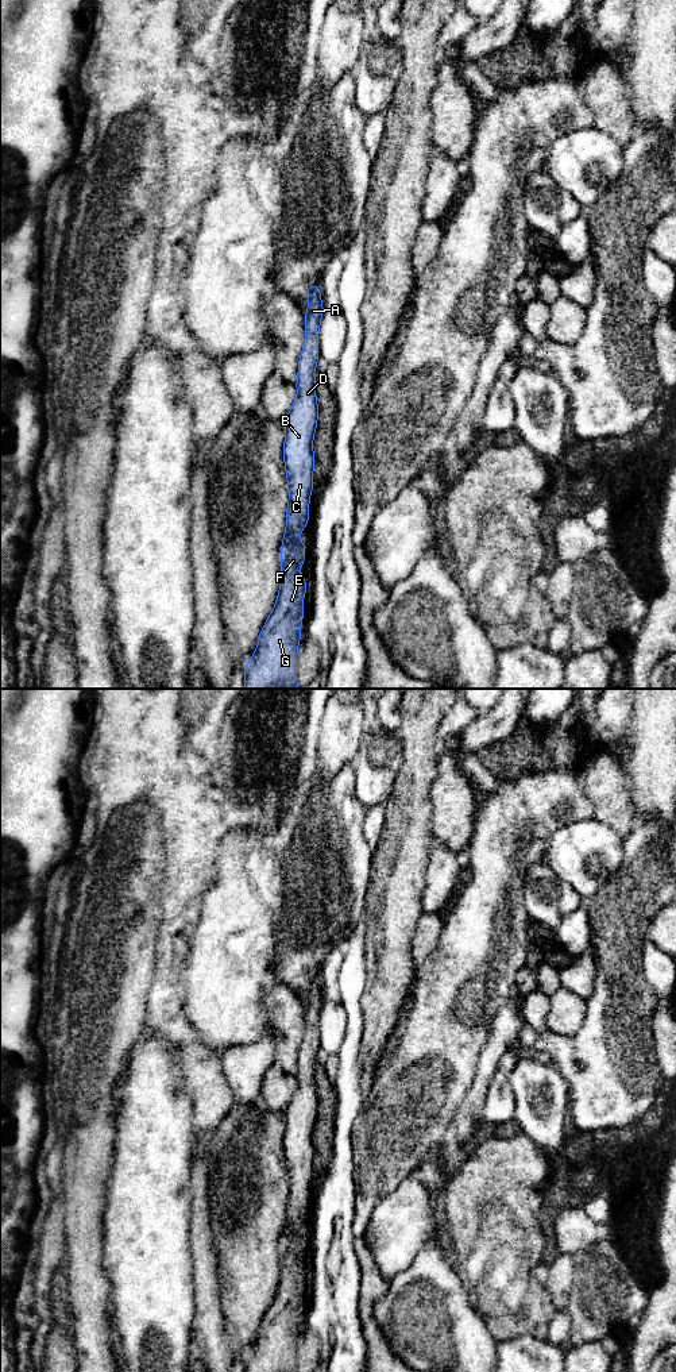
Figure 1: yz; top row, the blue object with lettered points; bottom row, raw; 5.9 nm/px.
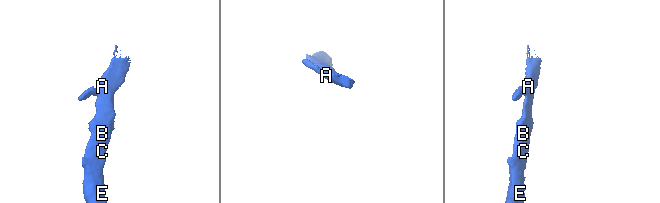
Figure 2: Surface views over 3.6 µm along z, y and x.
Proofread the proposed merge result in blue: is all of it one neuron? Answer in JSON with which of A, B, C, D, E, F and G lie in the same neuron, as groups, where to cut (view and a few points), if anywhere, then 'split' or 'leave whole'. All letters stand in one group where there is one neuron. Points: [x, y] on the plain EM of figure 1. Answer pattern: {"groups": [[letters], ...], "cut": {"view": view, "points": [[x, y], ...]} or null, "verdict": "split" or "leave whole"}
{"groups": [["A", "B", "C", "D", "E", "F", "G"]], "cut": null, "verdict": "leave whole"}

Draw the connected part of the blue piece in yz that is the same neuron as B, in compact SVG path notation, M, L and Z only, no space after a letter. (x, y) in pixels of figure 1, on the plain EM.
M317 975L309 978L305 987L309 991L304 1007L306 1030L298 1053L297 1091L283 1113L289 1194L281 1237L281 1276L275 1298L260 1322L258 1338L244 1357L244 1372L297 1372L297 1342L305 1307L304 1286L309 1279L300 1264L306 1250L300 1223L309 1211L313 1180L313 1128L318 1110L314 1072L316 1055L320 1051L318 1021L324 1003Z

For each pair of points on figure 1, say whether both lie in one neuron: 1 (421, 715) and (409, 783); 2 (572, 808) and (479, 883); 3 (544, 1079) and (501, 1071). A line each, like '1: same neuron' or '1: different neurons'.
1: same neuron
2: same neuron
3: different neurons

